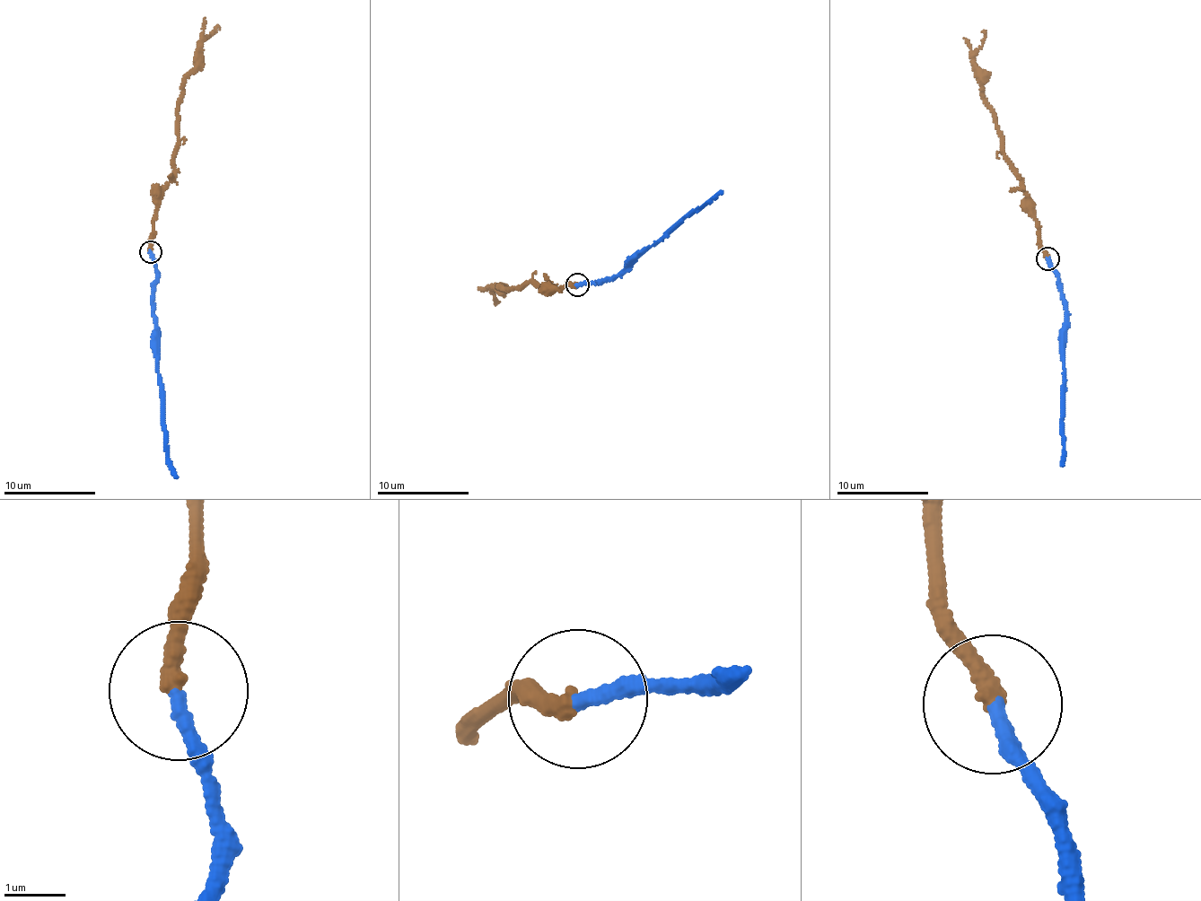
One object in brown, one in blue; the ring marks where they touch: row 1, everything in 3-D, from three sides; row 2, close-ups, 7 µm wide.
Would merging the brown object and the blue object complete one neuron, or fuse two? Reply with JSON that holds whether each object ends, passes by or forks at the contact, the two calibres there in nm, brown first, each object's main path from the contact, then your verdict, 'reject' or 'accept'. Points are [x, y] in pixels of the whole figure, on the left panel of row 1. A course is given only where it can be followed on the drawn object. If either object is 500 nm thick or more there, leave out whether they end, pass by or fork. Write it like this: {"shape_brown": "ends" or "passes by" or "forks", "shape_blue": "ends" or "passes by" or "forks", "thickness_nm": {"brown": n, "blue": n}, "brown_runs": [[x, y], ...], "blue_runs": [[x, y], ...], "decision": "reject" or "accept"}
{"shape_brown": "ends", "shape_blue": "ends", "thickness_nm": {"brown": 280, "blue": 240}, "brown_runs": [[151, 252], [156, 199], [171, 180], [179, 100], [186, 76], [195, 69], [201, 41], [218, 26]], "blue_runs": [[151, 252], [156, 275], [153, 314], [164, 450], [171, 474], [178, 476]], "decision": "accept"}

